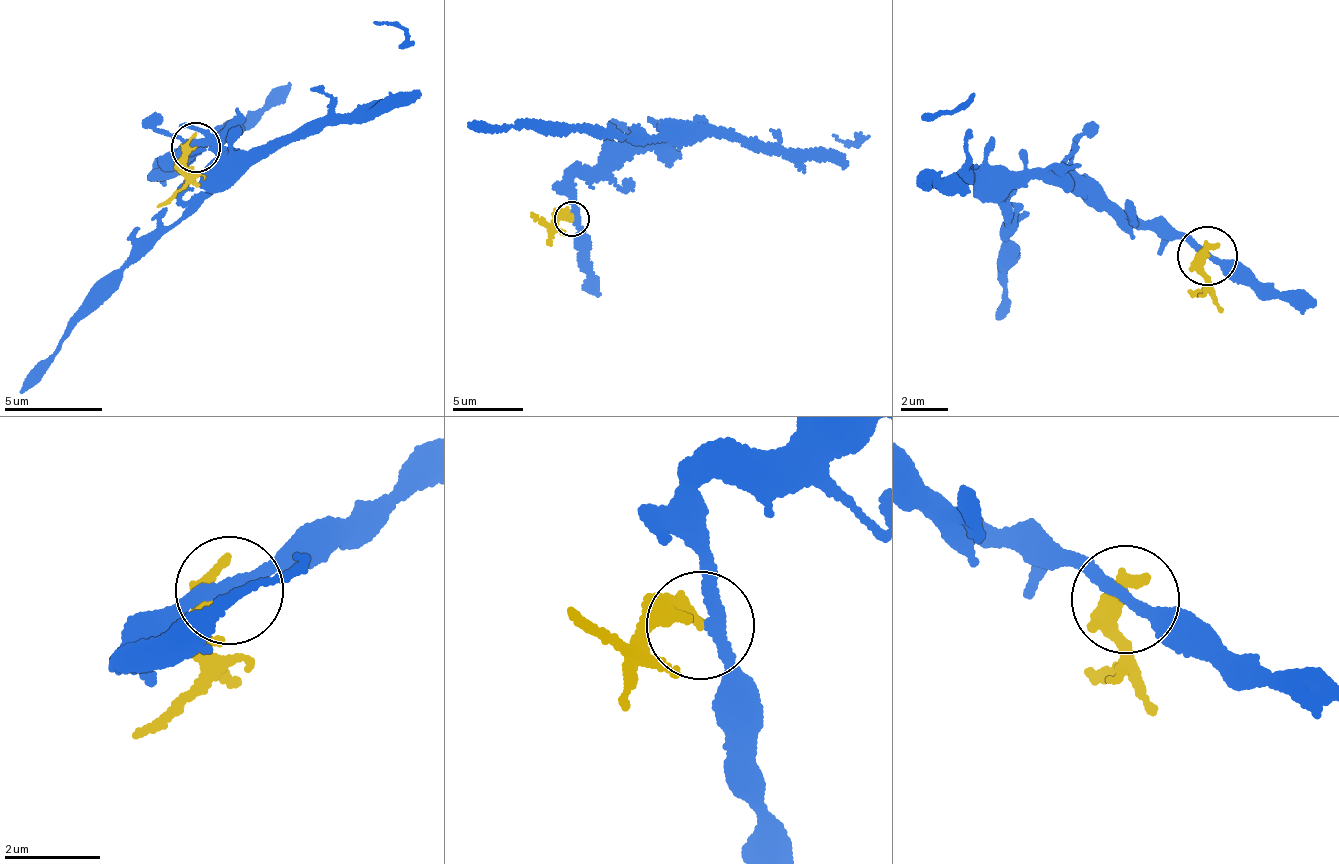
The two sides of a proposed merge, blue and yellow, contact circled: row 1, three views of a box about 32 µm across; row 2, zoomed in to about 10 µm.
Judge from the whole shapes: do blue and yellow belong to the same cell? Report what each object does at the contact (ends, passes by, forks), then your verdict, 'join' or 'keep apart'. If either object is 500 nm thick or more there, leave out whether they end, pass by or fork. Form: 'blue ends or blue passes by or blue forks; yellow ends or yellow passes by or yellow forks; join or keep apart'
blue passes by; yellow ends; keep apart

